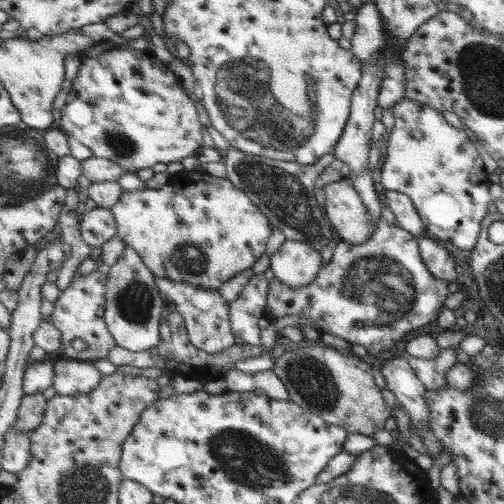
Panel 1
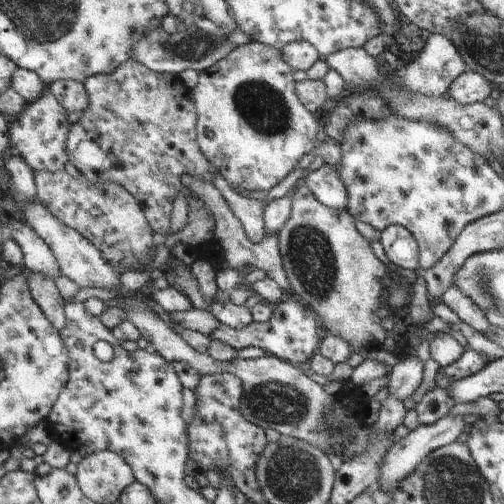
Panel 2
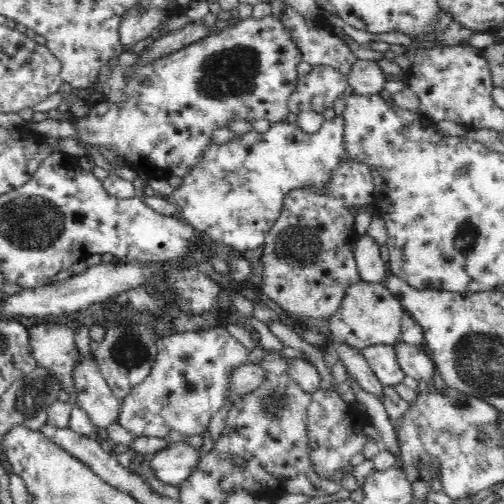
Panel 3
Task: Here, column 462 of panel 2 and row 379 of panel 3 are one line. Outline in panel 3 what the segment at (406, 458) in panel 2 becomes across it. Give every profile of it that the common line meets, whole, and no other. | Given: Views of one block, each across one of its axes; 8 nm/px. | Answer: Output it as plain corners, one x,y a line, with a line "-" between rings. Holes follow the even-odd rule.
398,342
394,346
398,362
406,376
412,376
414,380
424,380
432,386
432,376
434,376
434,362
428,358
426,350
422,346
412,346
406,342

